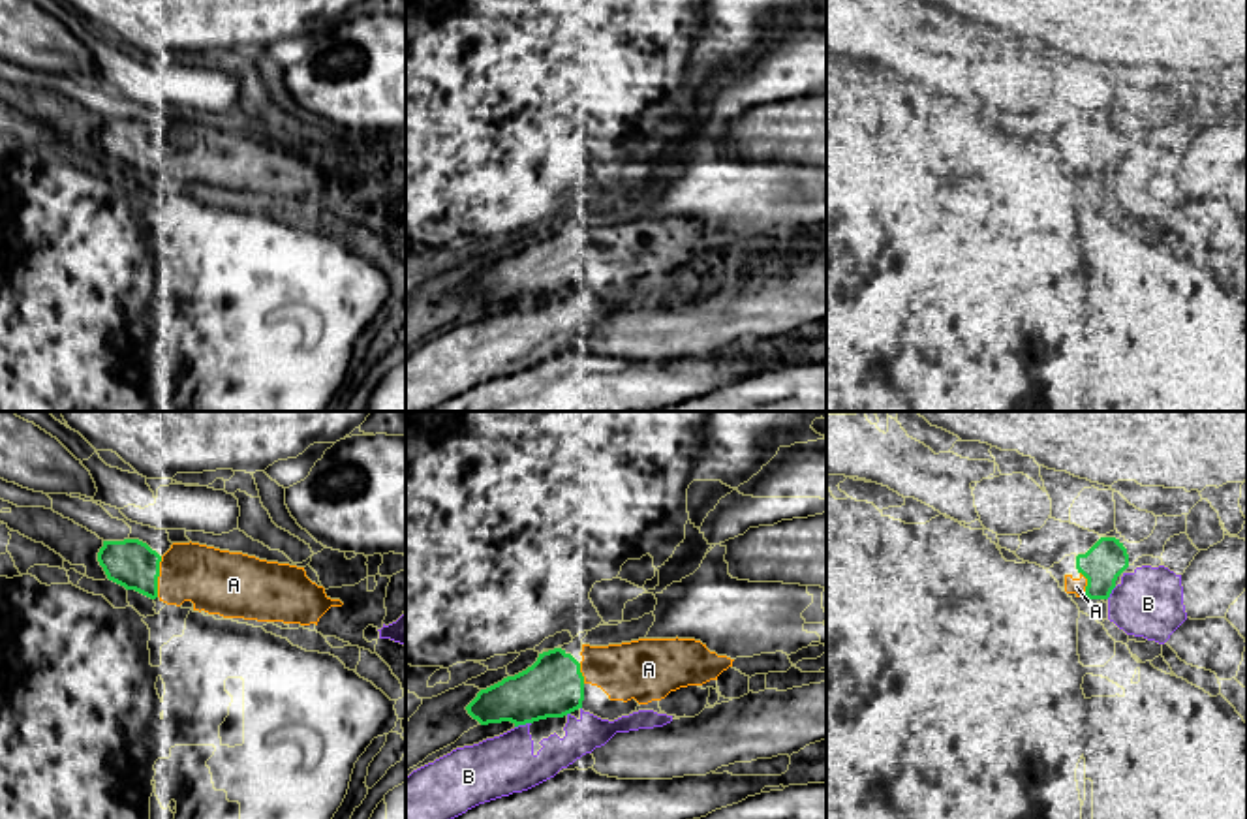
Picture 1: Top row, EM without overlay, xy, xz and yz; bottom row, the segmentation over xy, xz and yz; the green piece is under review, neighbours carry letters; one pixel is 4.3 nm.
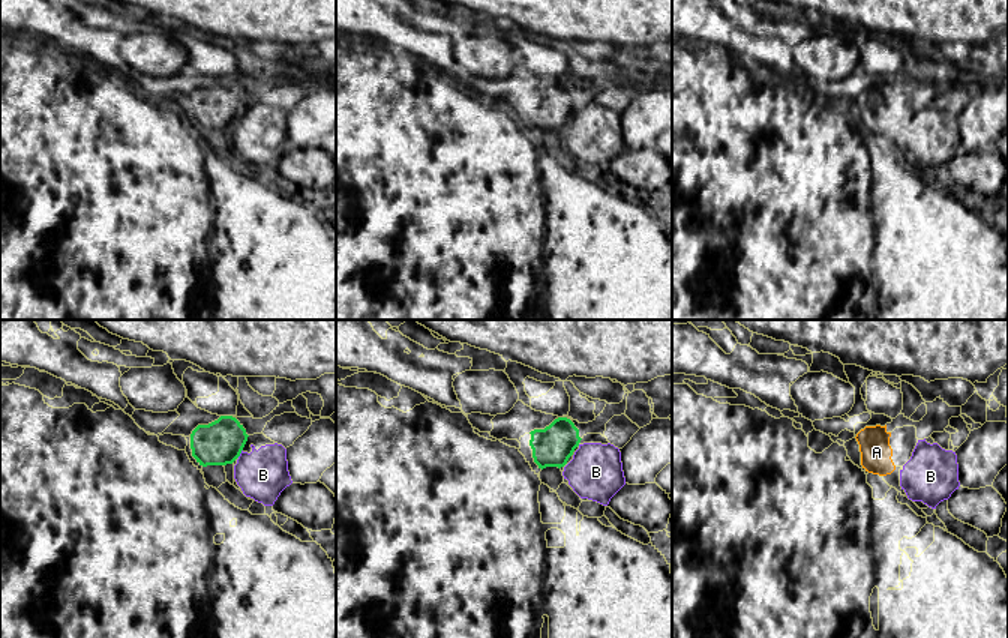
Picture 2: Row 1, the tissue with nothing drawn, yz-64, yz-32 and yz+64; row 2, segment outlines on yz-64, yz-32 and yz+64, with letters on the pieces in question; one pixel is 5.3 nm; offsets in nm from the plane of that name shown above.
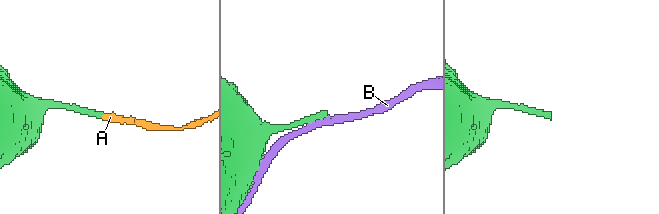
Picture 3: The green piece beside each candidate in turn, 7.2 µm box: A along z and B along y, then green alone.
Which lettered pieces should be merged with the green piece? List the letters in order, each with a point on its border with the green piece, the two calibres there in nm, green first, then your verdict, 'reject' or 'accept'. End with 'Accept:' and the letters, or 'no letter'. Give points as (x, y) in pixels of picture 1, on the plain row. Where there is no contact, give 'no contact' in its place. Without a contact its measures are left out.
A: meets green in xy at (158, 154); 200 nm thick on the green side, 280 nm on the other; accept
B: meets green in xz at (523, 303); 260 nm thick on the green side, 260 nm on the other; reject
Accept: A

